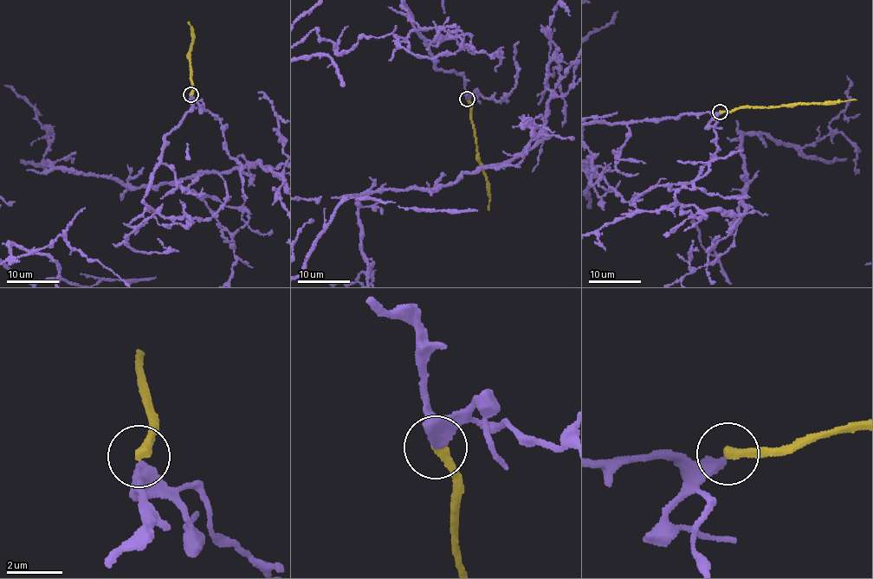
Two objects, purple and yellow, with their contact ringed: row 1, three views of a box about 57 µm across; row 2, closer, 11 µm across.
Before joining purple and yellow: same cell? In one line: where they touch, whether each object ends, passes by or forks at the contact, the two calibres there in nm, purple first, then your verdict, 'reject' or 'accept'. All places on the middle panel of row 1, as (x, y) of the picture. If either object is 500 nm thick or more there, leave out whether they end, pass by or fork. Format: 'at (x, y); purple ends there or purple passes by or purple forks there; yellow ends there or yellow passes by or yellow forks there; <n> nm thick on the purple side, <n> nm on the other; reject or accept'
at (467, 99); purple ends there; yellow ends there; 440 nm thick on the purple side, 360 nm on the other; reject

